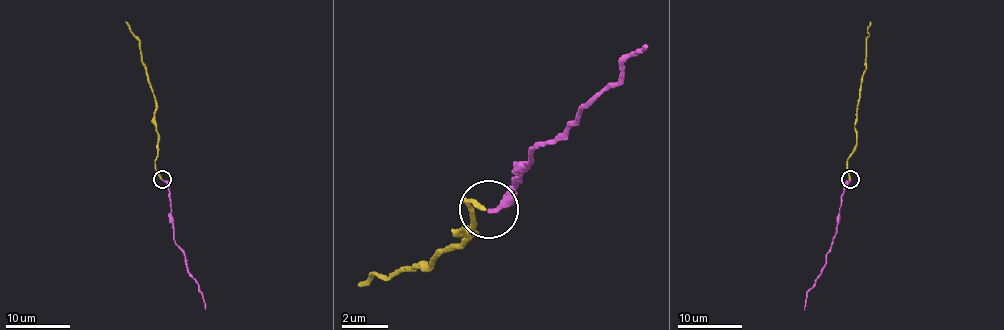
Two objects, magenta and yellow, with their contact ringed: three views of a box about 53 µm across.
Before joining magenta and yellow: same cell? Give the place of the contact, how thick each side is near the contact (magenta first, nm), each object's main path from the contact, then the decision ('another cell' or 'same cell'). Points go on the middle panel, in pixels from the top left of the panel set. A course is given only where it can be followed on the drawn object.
(488, 209) | 240/180 nm | magenta via (487, 211), (516, 187), (534, 147), (568, 123), (632, 54), (644, 48) | yellow via (487, 211), (464, 199), (475, 234), (470, 228), (458, 246), (429, 269), (411, 269), (359, 286) | same cell

